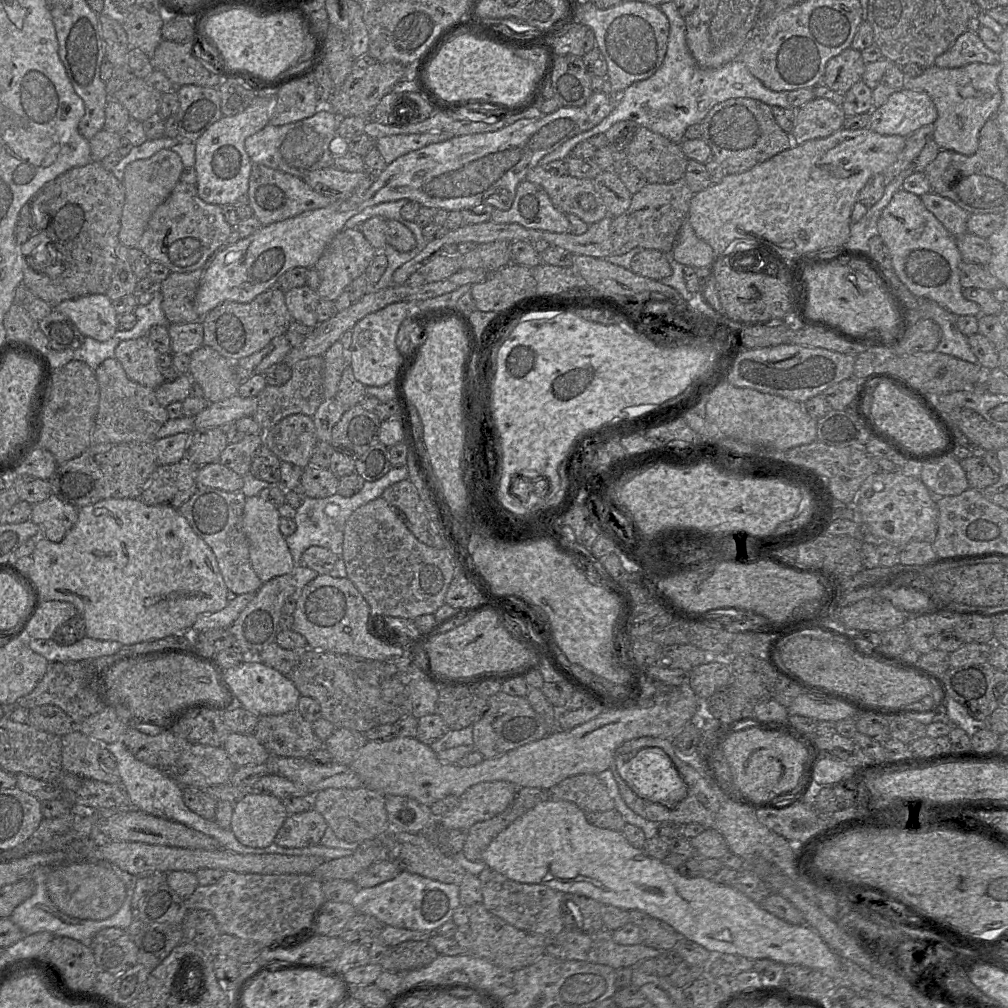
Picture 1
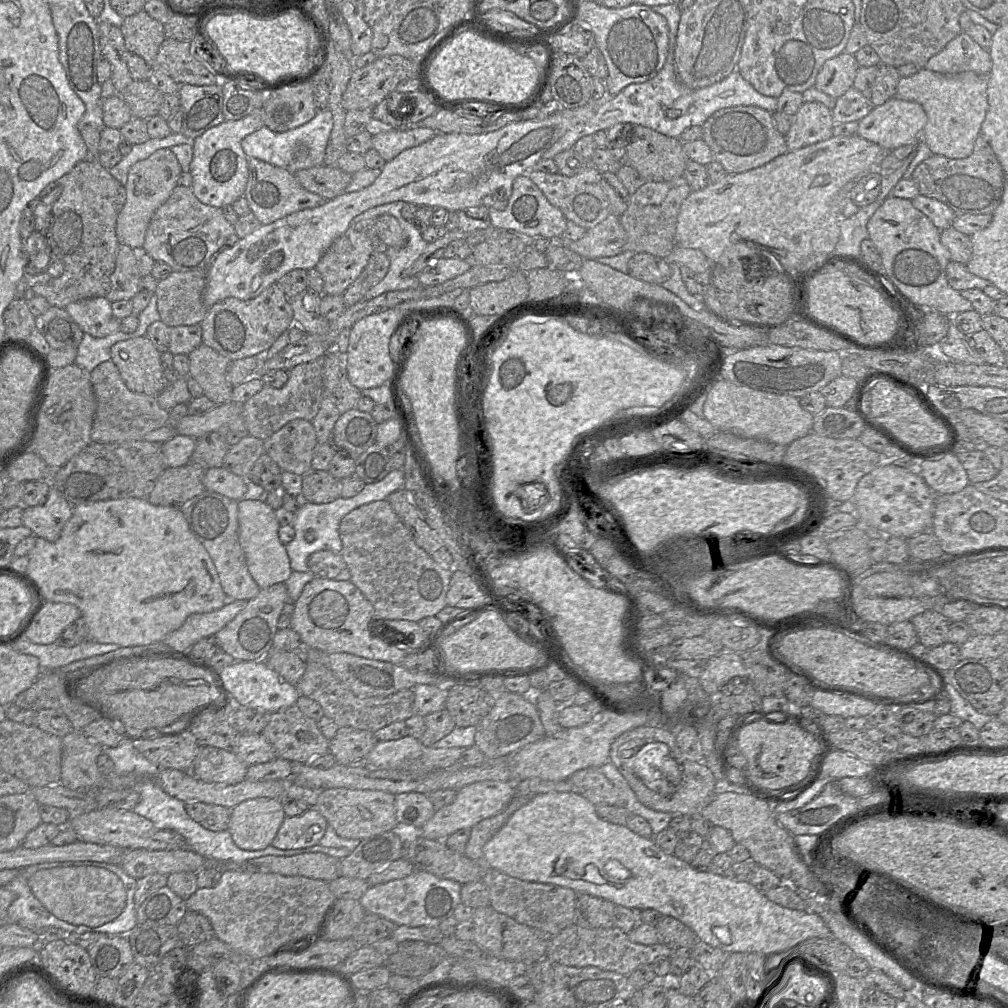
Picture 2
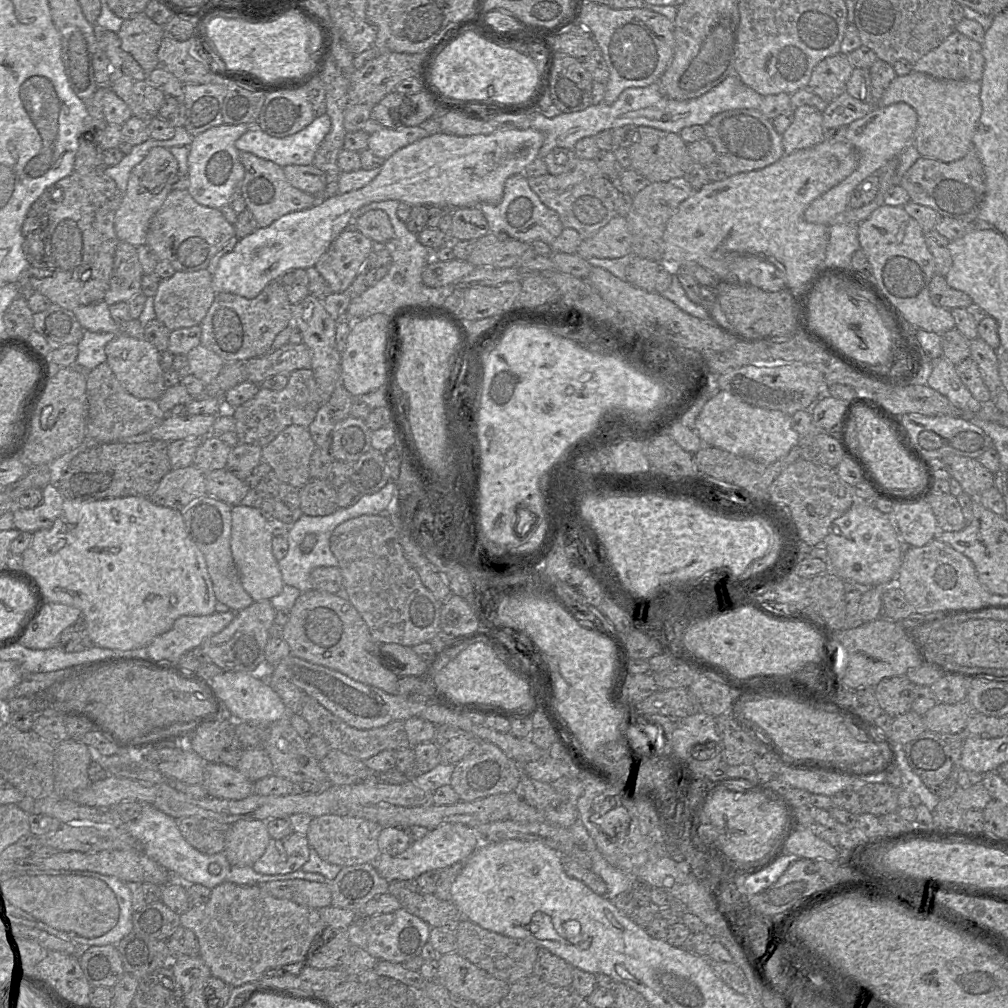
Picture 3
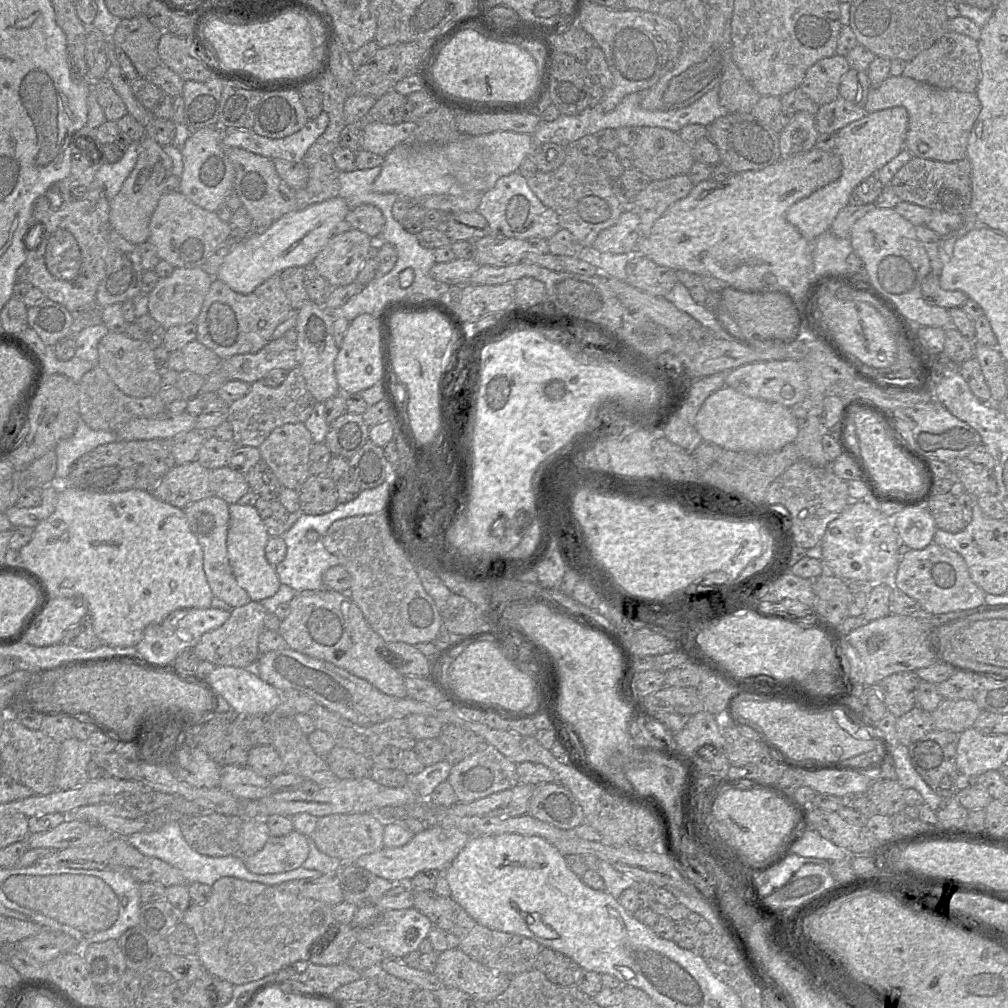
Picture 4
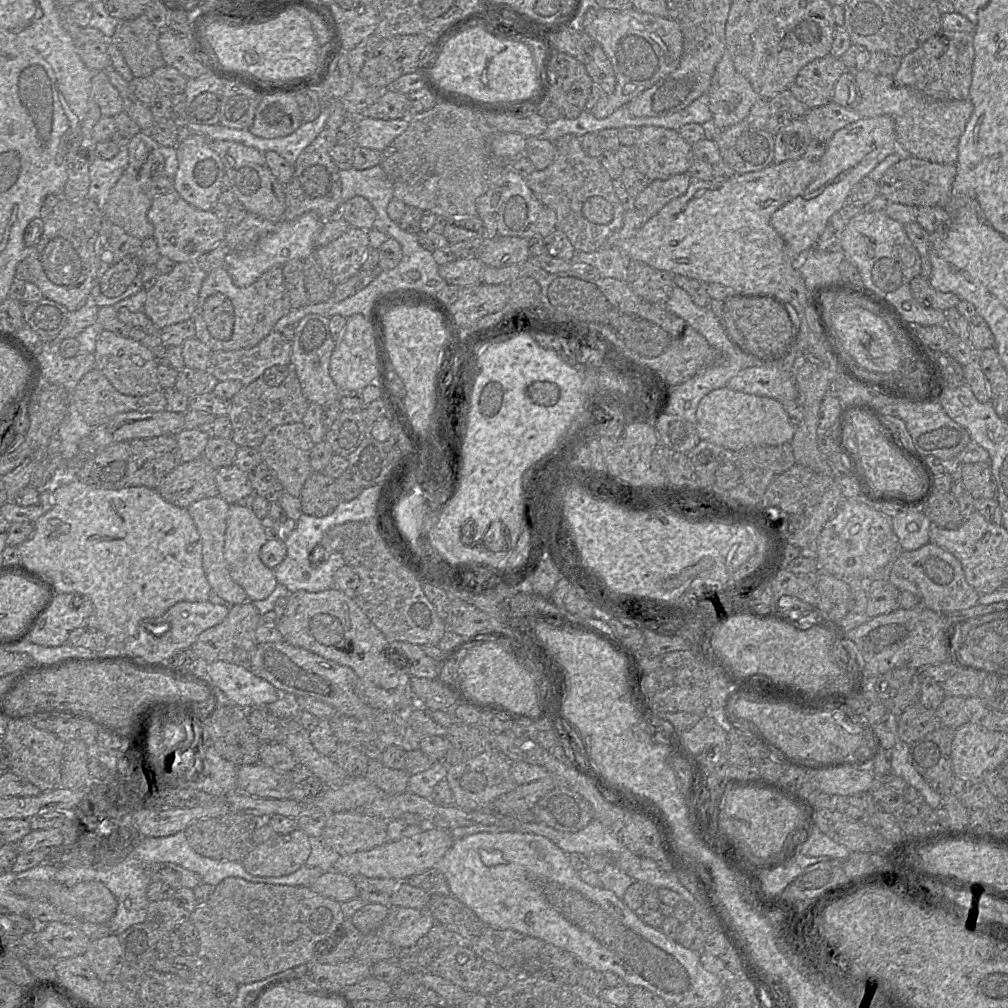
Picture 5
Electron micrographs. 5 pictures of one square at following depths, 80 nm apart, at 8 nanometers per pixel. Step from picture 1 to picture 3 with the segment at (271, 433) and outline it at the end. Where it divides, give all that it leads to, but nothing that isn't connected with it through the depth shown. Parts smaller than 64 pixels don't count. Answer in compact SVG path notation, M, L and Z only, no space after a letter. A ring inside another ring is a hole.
M292 425L262 448L262 460L270 465L281 483L301 489L311 479L310 458L316 448L308 428Z

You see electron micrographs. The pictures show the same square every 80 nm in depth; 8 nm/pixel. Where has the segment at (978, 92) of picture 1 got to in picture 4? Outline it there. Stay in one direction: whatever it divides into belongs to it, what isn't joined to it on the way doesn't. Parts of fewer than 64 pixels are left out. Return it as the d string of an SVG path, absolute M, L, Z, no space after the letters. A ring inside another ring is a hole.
M889 76L878 87L871 87L864 109L872 113L896 106L904 107L908 112L908 128L904 148L913 157L944 162L957 162L966 158L967 145L971 129L980 111L981 103L976 92L960 92L955 89L939 89L905 76Z

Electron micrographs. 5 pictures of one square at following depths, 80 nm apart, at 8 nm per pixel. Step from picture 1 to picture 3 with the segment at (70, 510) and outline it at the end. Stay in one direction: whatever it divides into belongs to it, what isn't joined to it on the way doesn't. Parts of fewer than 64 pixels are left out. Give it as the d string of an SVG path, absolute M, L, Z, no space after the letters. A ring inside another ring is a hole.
M55 484L42 488L42 502L35 508L15 507L13 510L14 528L20 532L34 533L49 529L62 514L64 497Z

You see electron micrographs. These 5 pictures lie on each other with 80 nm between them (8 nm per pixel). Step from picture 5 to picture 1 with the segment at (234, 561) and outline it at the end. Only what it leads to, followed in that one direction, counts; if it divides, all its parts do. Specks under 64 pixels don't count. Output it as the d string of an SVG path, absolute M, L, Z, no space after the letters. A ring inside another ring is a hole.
M259 496L246 499L243 511L243 531L249 544L249 558L251 566L262 583L291 574L295 564L286 544L285 538L279 530L280 515L278 508Z

